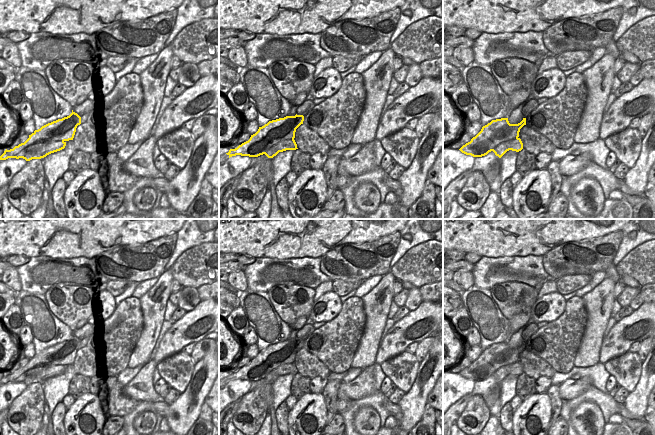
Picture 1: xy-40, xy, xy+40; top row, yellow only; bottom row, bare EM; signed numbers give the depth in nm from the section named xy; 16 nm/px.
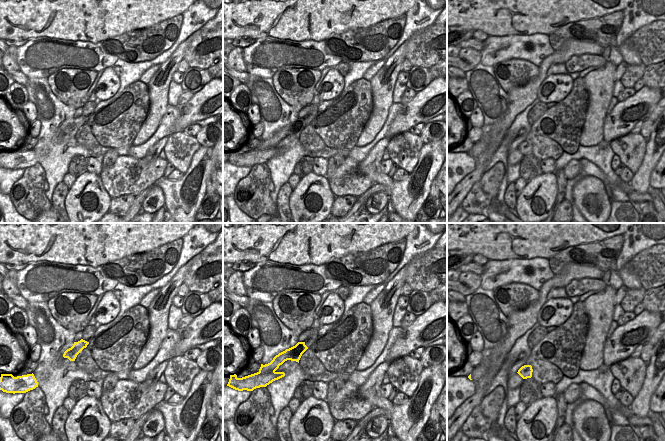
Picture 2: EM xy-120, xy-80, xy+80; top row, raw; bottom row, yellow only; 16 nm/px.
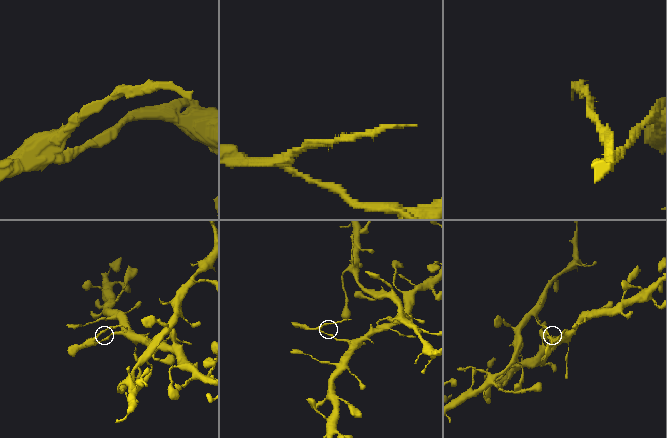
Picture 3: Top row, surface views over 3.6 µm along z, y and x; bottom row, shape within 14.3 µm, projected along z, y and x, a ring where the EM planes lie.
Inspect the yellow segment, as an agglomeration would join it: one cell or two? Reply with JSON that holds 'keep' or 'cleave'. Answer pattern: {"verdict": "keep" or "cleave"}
{"verdict": "cleave"}

